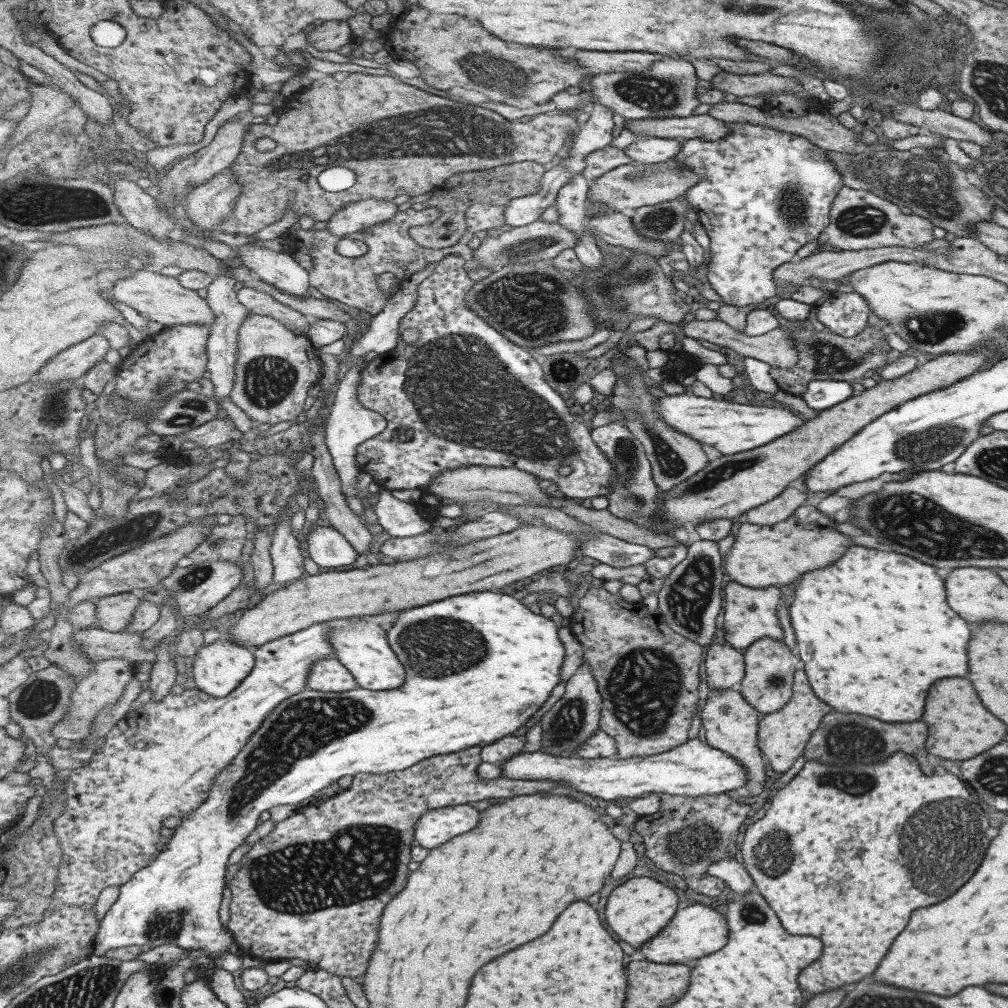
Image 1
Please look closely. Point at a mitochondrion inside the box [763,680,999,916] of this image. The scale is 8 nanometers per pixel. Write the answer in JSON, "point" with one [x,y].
{"point":[952,819]}

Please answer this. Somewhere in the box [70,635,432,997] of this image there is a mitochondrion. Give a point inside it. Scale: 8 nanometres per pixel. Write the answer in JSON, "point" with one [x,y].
{"point":[373,851]}

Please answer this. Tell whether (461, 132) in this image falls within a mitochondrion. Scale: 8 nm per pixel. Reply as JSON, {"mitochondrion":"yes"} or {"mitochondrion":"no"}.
{"mitochondrion":"yes"}

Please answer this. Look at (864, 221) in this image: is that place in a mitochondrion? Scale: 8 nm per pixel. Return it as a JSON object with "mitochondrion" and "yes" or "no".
{"mitochondrion":"yes"}

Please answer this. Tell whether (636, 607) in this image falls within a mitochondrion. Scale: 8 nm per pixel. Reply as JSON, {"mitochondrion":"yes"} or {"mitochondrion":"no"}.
{"mitochondrion":"no"}

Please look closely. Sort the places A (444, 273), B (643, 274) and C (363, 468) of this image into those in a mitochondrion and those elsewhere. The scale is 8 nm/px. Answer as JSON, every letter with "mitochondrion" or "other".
{"A":"other","B":"mitochondrion","C":"other"}

